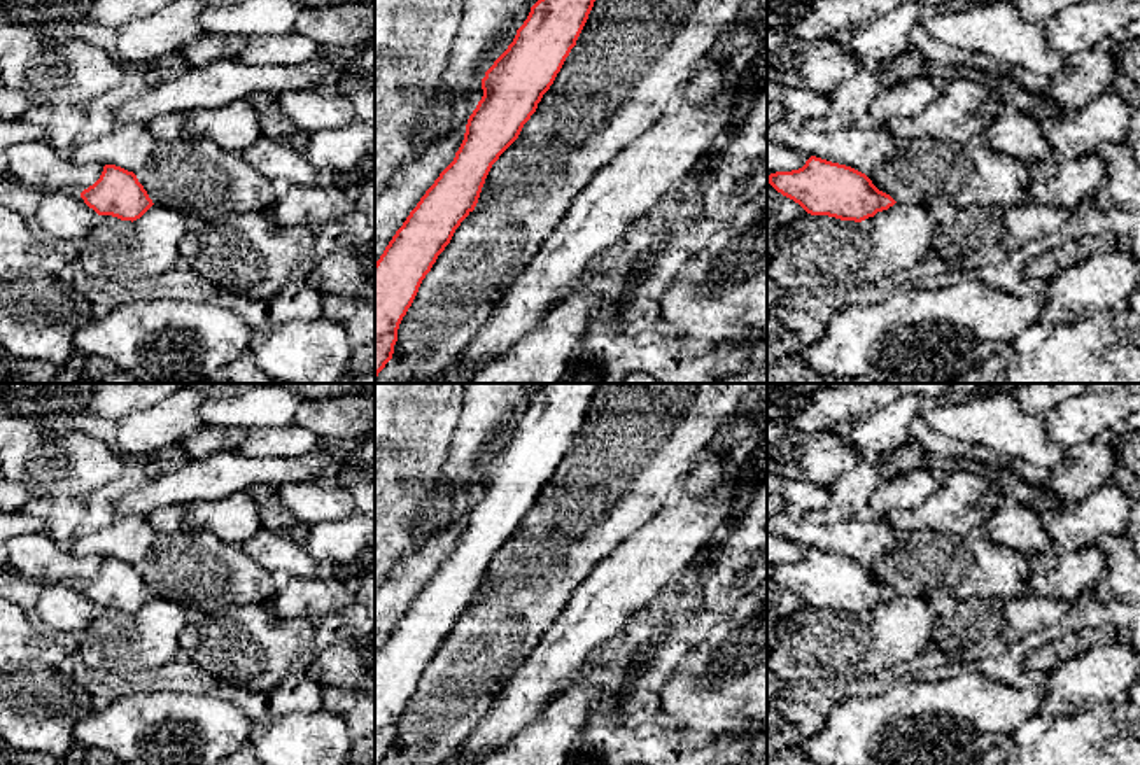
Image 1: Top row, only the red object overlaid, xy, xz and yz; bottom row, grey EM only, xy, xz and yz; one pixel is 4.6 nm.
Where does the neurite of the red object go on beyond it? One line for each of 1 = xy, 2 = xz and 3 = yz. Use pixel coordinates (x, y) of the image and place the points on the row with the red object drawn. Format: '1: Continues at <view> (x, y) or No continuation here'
1: No continuation here
2: No continuation here
3: No continuation here

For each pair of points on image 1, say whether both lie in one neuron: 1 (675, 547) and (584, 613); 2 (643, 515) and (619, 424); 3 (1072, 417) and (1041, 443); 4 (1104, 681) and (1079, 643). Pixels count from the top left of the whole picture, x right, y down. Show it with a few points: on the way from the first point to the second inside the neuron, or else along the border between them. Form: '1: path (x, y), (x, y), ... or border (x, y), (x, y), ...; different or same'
1: path (652, 557), (606, 597); same
2: path (627, 492), (627, 447); same
3: border (1039, 417), (1046, 433), (1067, 449); different
4: border (1090, 646), (1048, 671); different

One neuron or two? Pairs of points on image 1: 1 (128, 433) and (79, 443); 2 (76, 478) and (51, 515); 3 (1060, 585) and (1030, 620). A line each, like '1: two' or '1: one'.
1: two
2: two
3: two

